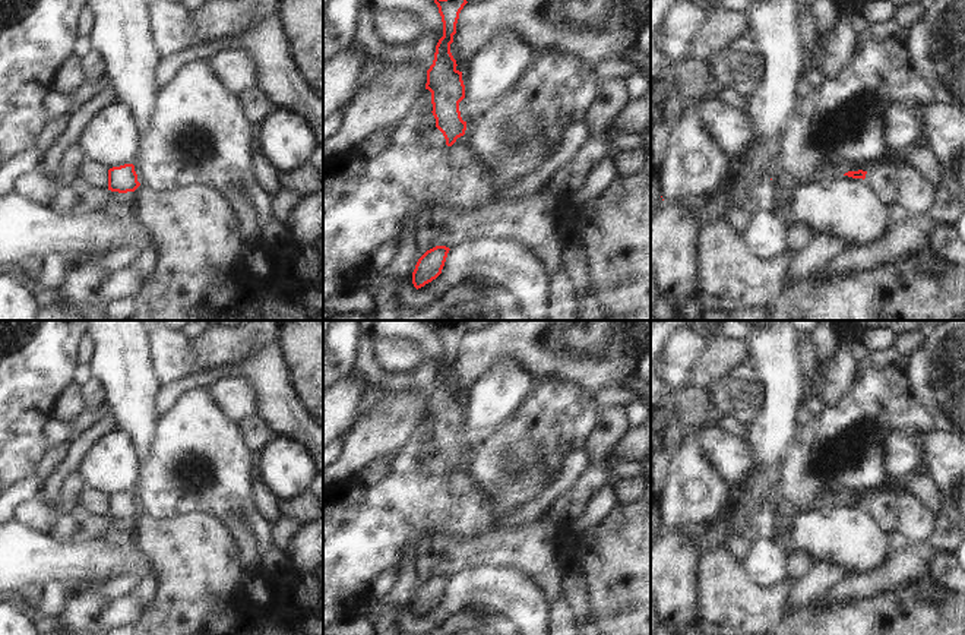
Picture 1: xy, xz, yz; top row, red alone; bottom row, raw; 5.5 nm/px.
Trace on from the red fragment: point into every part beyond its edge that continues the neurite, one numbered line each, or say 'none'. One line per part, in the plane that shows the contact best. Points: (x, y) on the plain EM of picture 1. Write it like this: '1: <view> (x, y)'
none

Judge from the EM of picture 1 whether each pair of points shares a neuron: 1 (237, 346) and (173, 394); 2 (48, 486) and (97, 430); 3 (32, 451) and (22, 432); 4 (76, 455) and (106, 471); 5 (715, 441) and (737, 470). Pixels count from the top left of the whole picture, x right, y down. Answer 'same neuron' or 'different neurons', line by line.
1: different neurons
2: same neuron
3: same neuron
4: different neurons
5: same neuron

